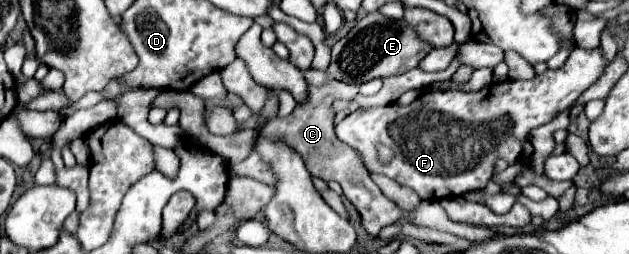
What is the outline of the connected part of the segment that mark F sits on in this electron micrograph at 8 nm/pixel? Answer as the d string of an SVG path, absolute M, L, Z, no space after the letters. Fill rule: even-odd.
M576 46L560 70L546 70L536 74L534 80L500 82L478 92L424 92L408 106L388 104L368 108L366 112L352 112L336 126L336 136L360 154L370 172L384 174L412 188L422 200L464 196L488 184L496 158L506 158L508 164L514 164L522 156L522 140L526 140L528 132L572 108L604 74L608 64L602 48L584 50ZM378 142L394 150L392 162L378 162Z

